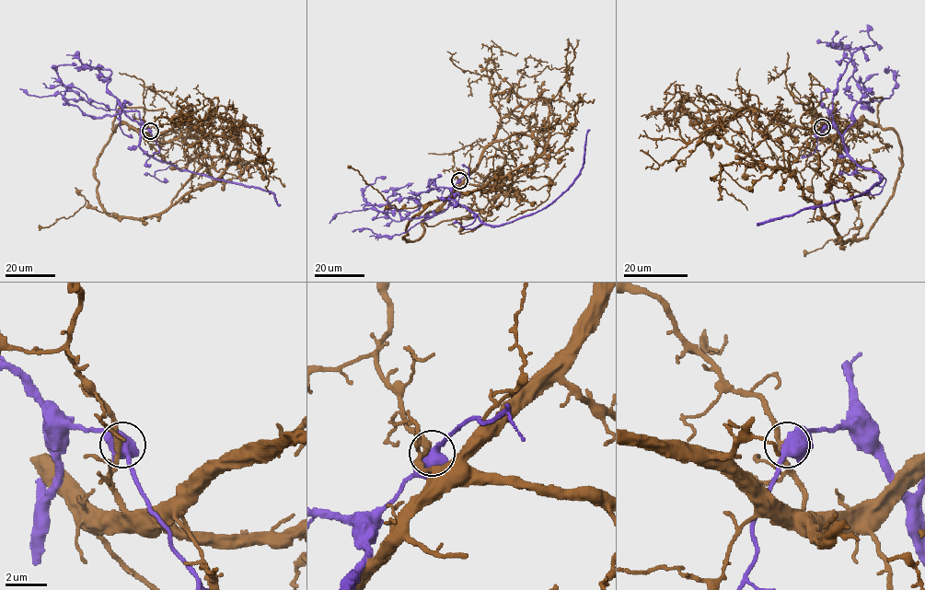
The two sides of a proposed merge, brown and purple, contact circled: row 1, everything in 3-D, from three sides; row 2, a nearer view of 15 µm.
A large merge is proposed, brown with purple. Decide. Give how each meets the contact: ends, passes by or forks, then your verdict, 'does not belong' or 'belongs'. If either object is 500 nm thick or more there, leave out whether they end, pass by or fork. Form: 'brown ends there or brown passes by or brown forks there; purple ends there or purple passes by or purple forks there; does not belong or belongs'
does not belong

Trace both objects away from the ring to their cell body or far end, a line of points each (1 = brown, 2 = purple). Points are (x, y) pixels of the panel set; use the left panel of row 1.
1: (150, 130), (144, 138), (120, 124), (98, 159), (97, 198), (115, 216), (87, 201), (73, 215), (39, 225)
2: (150, 130), (143, 130), (139, 146), (148, 155), (170, 162), (179, 168), (270, 191), (280, 205)

